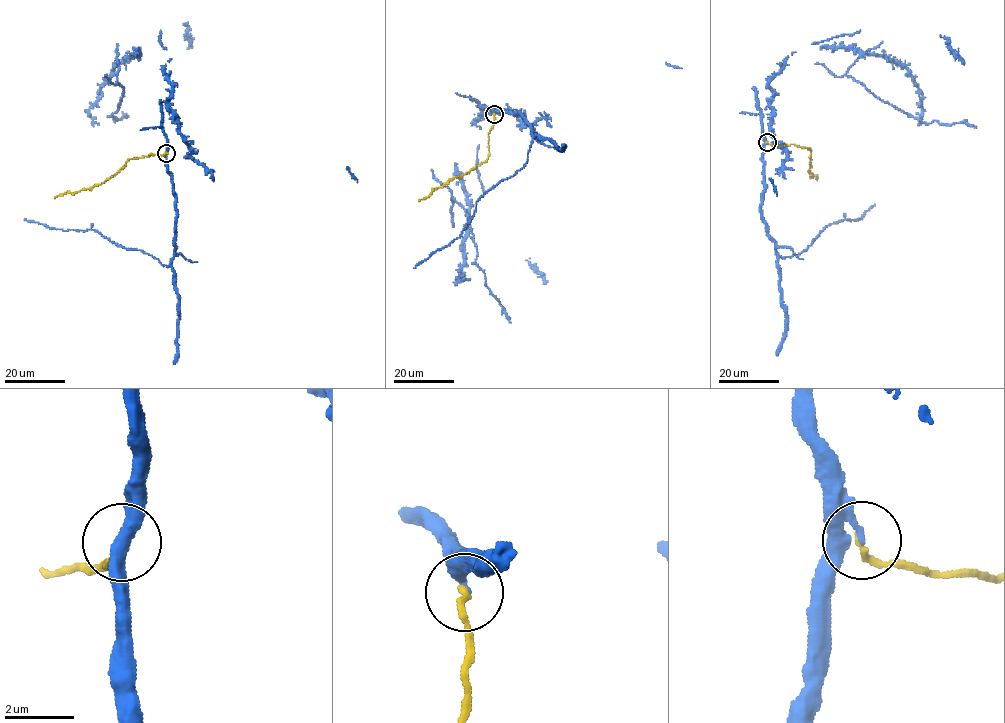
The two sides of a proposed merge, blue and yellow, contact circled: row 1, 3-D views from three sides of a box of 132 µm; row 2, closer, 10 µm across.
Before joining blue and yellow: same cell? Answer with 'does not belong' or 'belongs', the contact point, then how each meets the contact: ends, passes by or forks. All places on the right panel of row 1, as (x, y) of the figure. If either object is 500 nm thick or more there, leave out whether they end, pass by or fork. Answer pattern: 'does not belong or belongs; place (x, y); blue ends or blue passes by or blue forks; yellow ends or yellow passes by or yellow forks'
belongs; place (767, 142); blue ends; yellow ends

